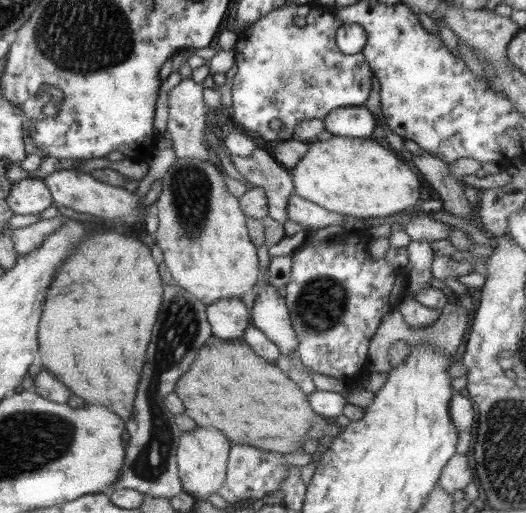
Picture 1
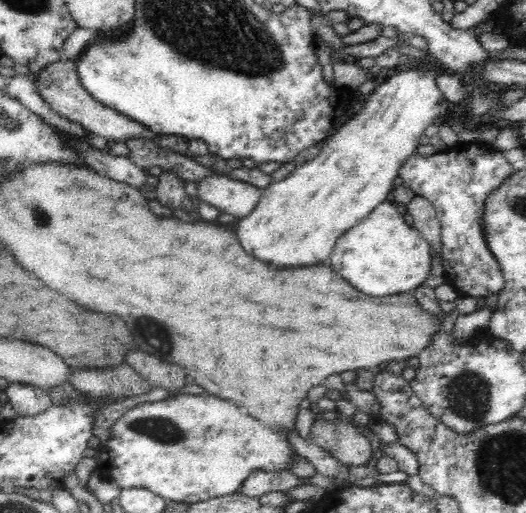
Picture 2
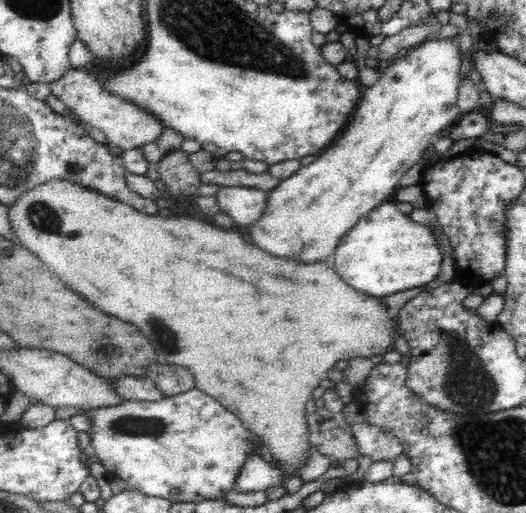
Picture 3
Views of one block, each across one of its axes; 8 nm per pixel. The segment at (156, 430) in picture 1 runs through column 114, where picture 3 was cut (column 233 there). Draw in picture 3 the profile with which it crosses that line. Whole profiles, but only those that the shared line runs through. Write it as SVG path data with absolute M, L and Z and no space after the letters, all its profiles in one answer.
M250 453L242 464L240 472L238 472L238 478L233 484L233 489L240 492L256 492L280 483L284 484L285 479L286 477L278 468L272 467L260 455Z

